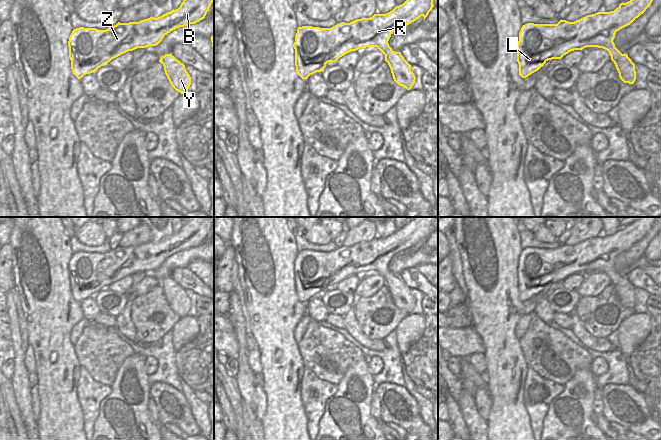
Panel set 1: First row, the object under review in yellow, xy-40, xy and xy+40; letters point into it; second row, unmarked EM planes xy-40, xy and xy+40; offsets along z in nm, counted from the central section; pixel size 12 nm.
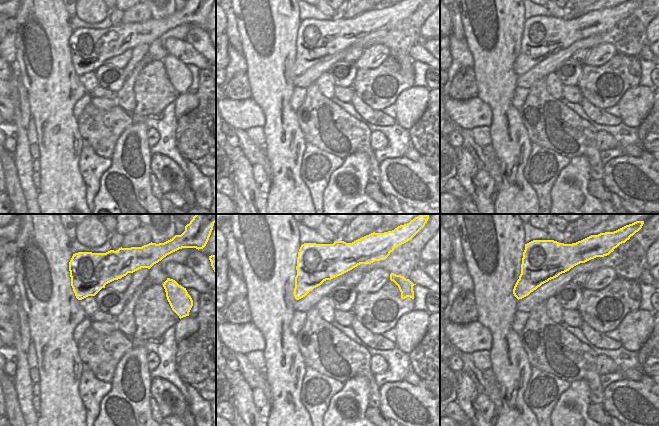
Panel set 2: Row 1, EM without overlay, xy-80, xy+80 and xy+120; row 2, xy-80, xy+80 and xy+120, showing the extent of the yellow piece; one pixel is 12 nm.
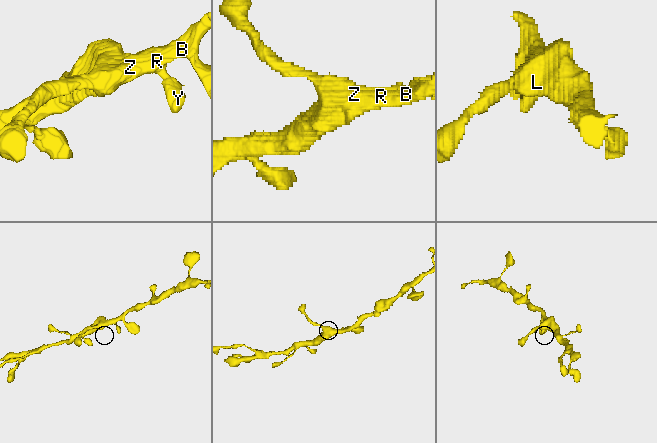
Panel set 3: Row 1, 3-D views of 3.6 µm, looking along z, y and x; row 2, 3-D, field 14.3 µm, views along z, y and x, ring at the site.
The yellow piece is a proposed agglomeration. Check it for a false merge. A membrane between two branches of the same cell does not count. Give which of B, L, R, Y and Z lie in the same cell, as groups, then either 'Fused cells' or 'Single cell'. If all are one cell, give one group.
Groups: B L R Y Z. Single cell

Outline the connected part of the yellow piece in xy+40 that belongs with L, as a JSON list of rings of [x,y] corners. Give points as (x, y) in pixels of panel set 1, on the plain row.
[[[641,217],[621,227],[614,235],[597,236],[574,246],[560,244],[557,248],[523,249],[517,267],[519,299],[526,302],[548,284],[561,283],[571,275],[598,271],[609,276],[620,303],[634,308],[635,288],[615,271],[613,264],[617,255],[630,249],[646,235],[655,218]]]

